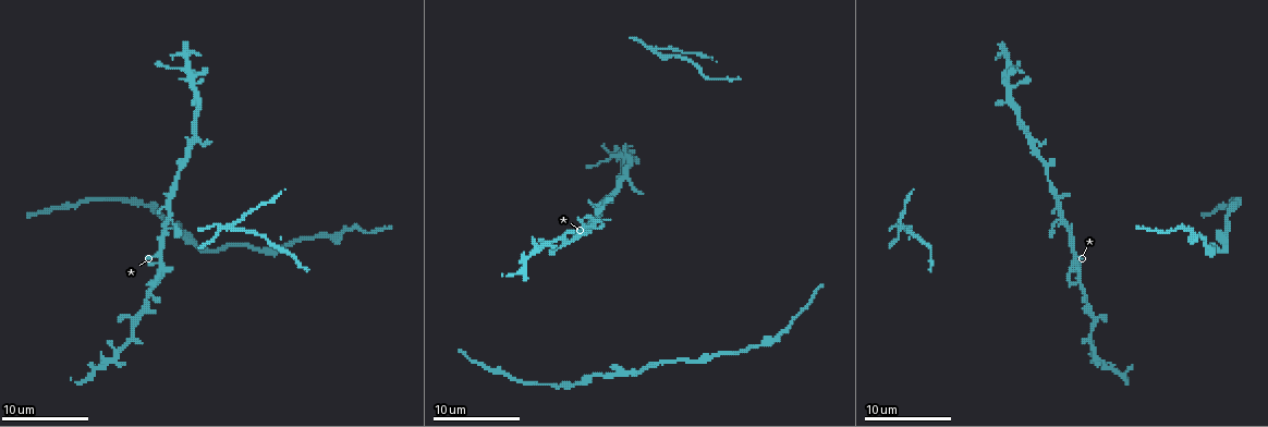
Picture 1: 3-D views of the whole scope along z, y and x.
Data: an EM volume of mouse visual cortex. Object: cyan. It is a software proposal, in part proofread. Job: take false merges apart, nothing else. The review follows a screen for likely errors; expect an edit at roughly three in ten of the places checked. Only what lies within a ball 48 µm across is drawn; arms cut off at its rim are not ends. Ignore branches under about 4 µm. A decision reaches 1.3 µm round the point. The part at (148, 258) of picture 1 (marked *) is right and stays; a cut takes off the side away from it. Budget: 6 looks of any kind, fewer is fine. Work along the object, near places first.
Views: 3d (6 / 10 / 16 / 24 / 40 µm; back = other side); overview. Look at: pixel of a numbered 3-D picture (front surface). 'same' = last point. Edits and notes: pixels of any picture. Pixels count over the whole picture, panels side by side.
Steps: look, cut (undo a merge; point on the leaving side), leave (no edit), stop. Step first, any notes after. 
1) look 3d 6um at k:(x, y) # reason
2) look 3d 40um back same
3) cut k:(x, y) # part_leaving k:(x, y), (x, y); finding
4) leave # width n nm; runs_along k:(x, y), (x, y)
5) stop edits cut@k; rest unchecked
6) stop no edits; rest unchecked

look 3d 6um at 1:(168, 217) # four or more arms meet

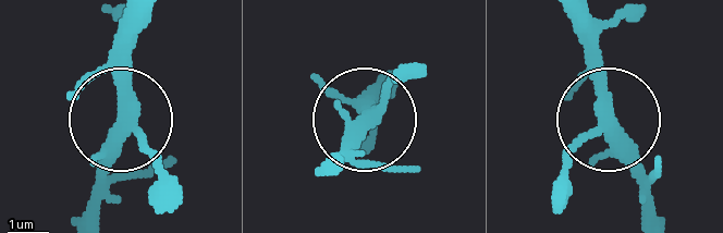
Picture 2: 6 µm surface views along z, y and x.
leave # arms 4; one neuron here

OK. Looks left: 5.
look 3d 16um at 1:(617, 374)

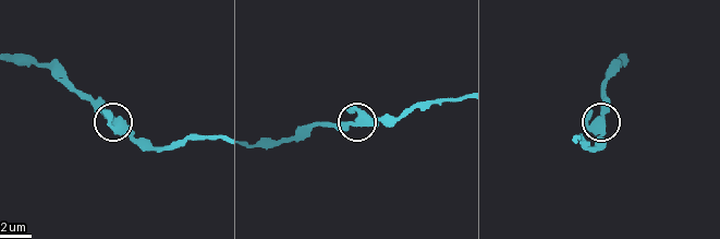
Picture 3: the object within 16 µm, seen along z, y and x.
leave # one neuron here

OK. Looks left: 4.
look 3d 10um at 1:(161, 254) # two arms at a narrow angle

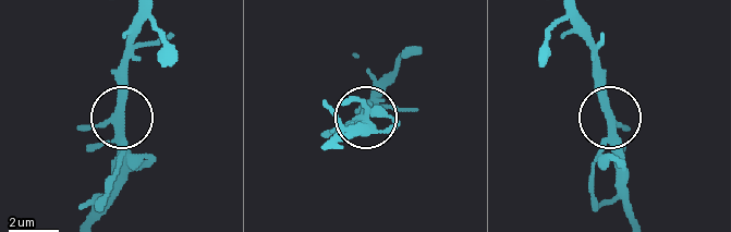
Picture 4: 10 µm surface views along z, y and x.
leave # runs_along 4:(87, 131), (122, 124), (122, 184); one neuron here

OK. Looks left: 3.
stop no edits; rest unchecked

